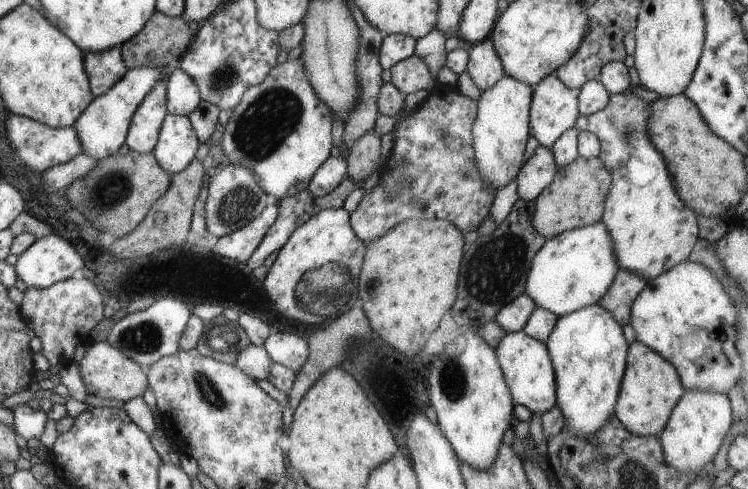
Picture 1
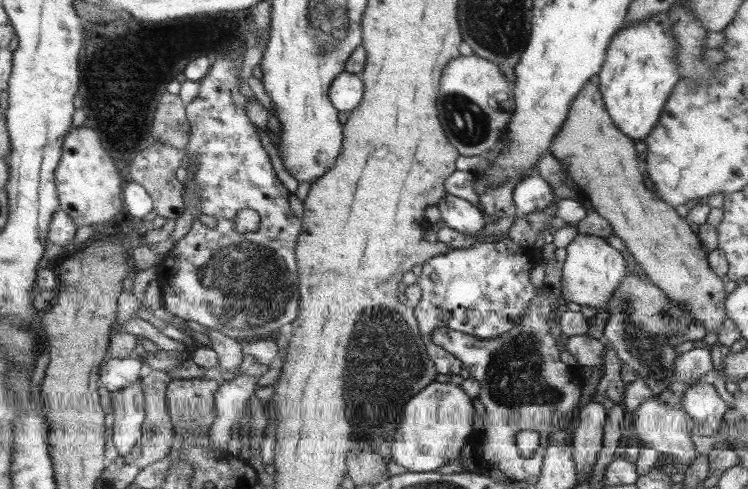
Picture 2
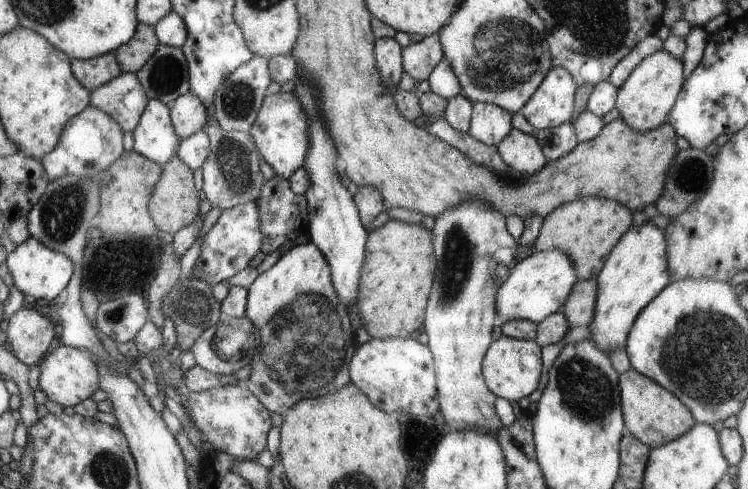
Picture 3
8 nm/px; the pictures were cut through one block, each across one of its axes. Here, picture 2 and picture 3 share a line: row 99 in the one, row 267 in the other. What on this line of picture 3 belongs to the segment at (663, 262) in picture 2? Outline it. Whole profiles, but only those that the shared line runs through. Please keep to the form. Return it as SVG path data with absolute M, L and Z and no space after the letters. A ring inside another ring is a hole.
M580 196L578 200L563 204L562 207L556 208L550 215L543 218L540 234L534 243L533 250L547 251L562 249L562 252L567 253L567 255L574 261L575 271L579 275L579 280L598 280L600 271L602 271L603 267L607 264L607 259L611 252L626 232L630 230L631 226L632 214L630 214L627 205L620 204L615 200L608 200L597 196Z

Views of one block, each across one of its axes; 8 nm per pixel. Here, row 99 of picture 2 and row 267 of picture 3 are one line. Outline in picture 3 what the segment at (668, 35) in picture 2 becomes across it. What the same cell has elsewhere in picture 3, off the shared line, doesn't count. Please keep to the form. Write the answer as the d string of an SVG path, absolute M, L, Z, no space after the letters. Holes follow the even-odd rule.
M651 220L631 226L607 259L598 278L599 296L595 319L590 326L591 338L607 354L627 347L628 333L642 309L671 283L668 268L667 237Z

